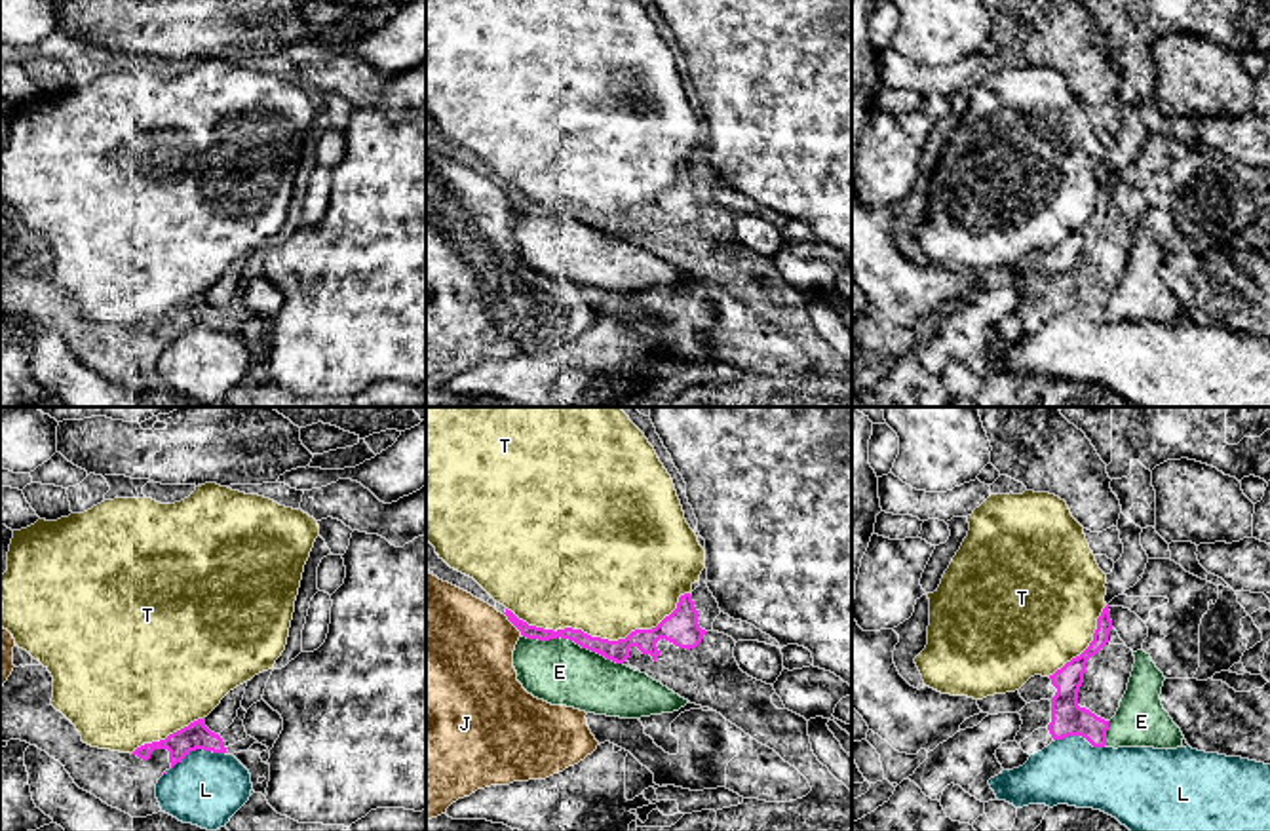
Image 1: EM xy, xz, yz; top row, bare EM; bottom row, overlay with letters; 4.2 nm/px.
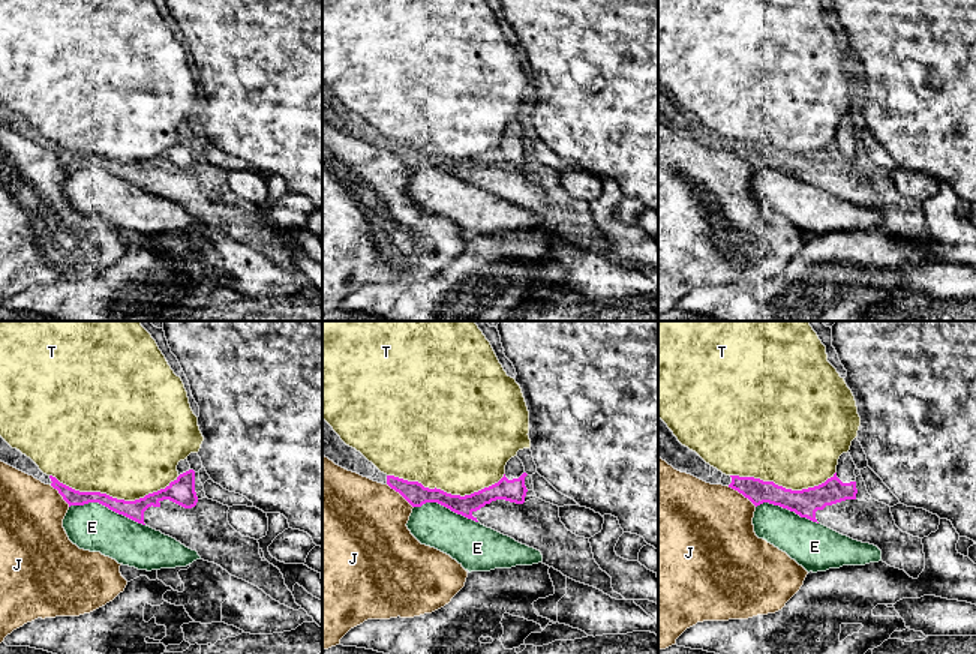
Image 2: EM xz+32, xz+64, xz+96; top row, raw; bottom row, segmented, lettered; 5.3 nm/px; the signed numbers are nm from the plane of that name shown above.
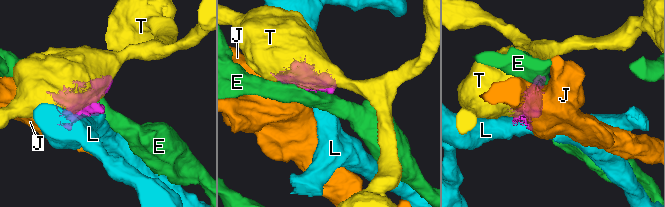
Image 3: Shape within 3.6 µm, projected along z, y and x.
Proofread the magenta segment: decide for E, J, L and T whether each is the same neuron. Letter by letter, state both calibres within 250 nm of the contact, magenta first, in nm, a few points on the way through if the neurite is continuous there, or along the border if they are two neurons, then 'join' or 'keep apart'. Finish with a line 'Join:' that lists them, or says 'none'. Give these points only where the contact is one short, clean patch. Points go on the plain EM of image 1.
E: calibres 100 and 280 nm; keep apart
J: calibres 60 and 440 nm; keep apart
L: calibres 110 and 320 nm; keep apart
T: calibres 100 and 480 nm; keep apart
Join: none

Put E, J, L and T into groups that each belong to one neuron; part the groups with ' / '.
E / J / L / T

